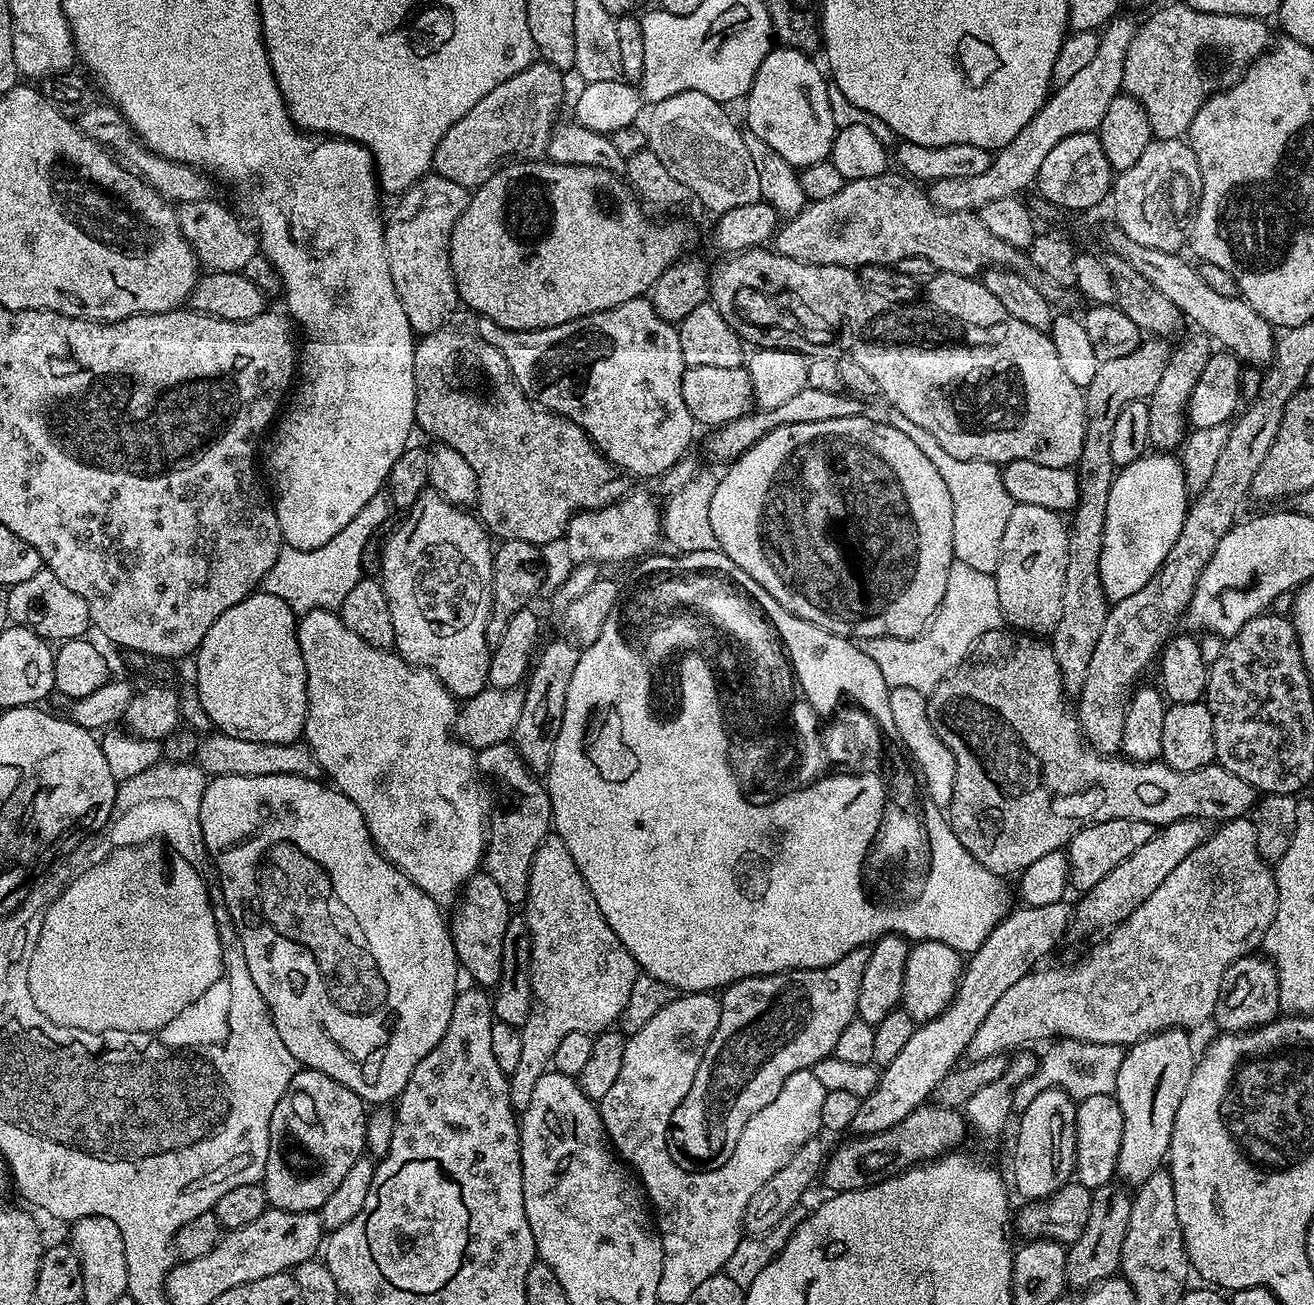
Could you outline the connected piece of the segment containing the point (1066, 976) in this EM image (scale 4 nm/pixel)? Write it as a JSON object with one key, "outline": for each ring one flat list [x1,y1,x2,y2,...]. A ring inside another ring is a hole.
{"outline":[[1241,818,1221,823,1217,828,1220,829,1217,832,1213,831,1208,839,1202,841,1193,852,1186,854,1186,858,1182,858,1182,862,1178,862,1178,866,1170,870,1166,882,1162,882,1162,886,1158,886,1158,890,1154,890,1154,894,1150,894,1150,898,1146,898,1146,902,1142,902,1142,906,1138,906,1134,914,1130,914,1121,924,1111,929,1107,933,1108,940,1102,941,1085,960,1078,961,1073,968,1052,968,1049,972,1033,970,1027,976,1018,978,1018,982,1014,982,1014,986,1010,986,1010,990,1006,990,1006,994,1002,994,1002,998,998,998,998,1002,990,1006,990,1014,986,1014,986,1018,982,1018,982,1026,974,1030,974,1038,970,1038,963,1059,973,1062,991,1055,1012,1054,1021,1046,1032,1046,1035,1040,1049,1039,1048,1041,1051,1041,1053,1038,1131,1046,1140,1040,1145,1040,1148,1036,1153,1036,1156,1032,1165,1032,1168,1028,1192,1030,1195,1024,1204,1024,1207,1020,1209,1023,1215,1017,1216,1003,1220,997,1220,989,1226,983,1228,967,1238,958,1255,953,1263,945,1266,930,1270,930,1274,922,1274,914,1278,910,1276,874,1270,867,1269,861,1264,860,1258,854,1255,824,1251,819]]}

